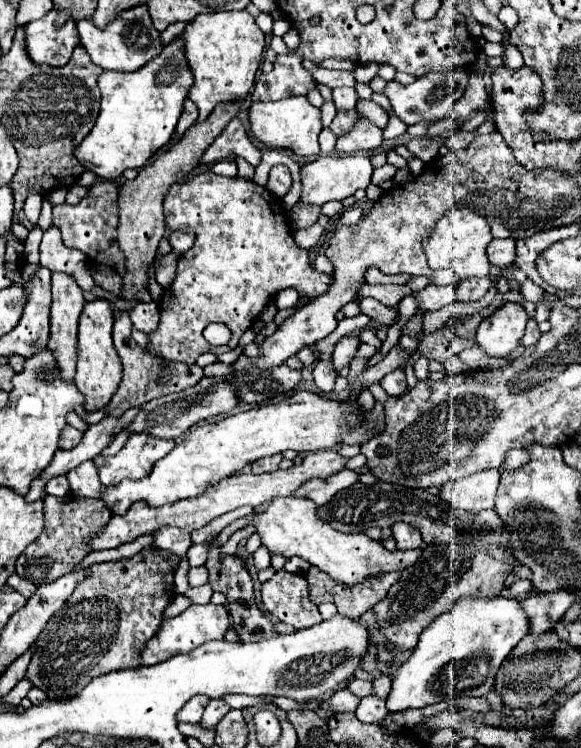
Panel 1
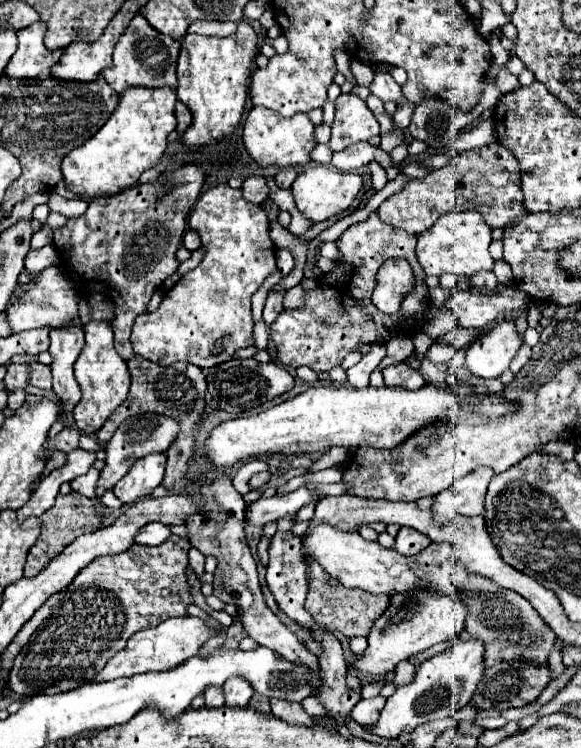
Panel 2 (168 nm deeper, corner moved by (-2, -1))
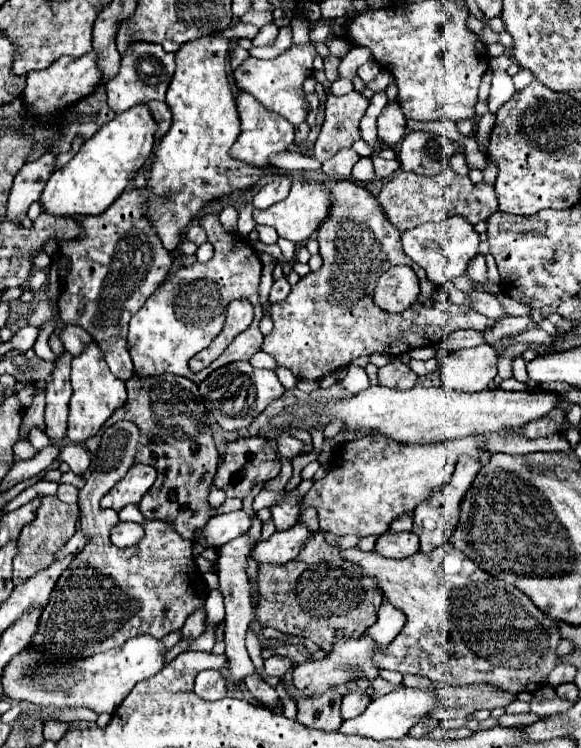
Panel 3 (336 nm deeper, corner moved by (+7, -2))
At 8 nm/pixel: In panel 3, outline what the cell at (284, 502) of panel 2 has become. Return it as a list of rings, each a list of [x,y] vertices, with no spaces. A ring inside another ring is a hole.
[[[234,510],[228,514],[218,514],[208,520],[198,540],[194,542],[194,556],[198,556],[208,546],[224,546],[226,542],[242,536],[252,526],[256,514],[248,514],[246,510]]]

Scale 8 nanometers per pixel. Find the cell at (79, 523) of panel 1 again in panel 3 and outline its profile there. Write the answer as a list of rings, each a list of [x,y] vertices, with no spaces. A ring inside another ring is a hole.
[[[44,496],[42,498],[42,506],[38,508],[36,518],[26,524],[26,528],[22,528],[20,538],[18,538],[18,554],[14,558],[14,584],[20,584],[22,580],[30,578],[32,574],[36,574],[38,570],[46,568],[50,564],[50,560],[56,558],[56,552],[70,540],[70,536],[74,536],[76,532],[76,522],[78,522],[78,506],[76,504],[66,504],[62,500],[58,500],[56,496]]]

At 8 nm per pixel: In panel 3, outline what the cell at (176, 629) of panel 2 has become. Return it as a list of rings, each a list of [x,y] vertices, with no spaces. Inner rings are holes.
[[[138,634],[126,640],[120,648],[106,650],[102,654],[94,654],[84,660],[62,662],[58,668],[40,668],[42,662],[50,662],[50,658],[24,650],[14,656],[2,674],[4,694],[14,700],[28,700],[34,704],[54,704],[54,706],[72,706],[72,708],[92,708],[96,714],[114,712],[122,700],[130,694],[136,682],[146,680],[158,674],[164,668],[166,648],[160,638],[150,634]]]

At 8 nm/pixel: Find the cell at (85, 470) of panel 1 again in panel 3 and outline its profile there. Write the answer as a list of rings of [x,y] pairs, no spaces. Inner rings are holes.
[[[60,484],[56,496],[58,496],[62,502],[66,502],[66,504],[76,504],[76,500],[78,500],[78,488],[72,486],[72,484]]]

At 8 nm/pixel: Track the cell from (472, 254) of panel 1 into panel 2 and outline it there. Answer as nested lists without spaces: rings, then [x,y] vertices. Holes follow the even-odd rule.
[[[477,211],[445,213],[441,219],[433,223],[431,229],[417,235],[417,259],[427,275],[437,275],[437,277],[445,273],[451,273],[455,277],[475,275],[477,271],[493,269],[489,243],[491,243],[491,227]]]

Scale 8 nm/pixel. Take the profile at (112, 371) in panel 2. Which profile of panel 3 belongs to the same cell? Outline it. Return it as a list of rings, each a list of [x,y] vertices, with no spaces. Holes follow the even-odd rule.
[[[90,342],[82,354],[72,358],[72,400],[70,400],[70,416],[68,416],[68,438],[76,444],[82,444],[90,436],[94,436],[102,424],[112,416],[116,408],[120,408],[126,402],[126,388],[124,382],[118,380],[96,342]]]

